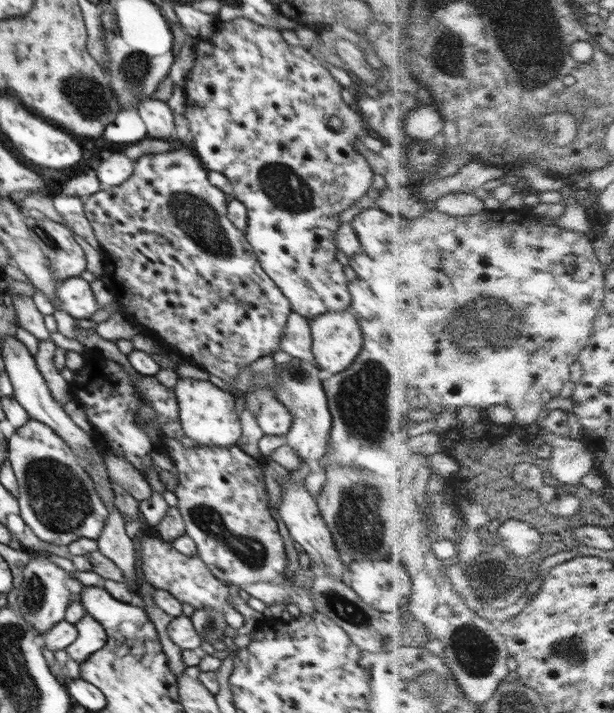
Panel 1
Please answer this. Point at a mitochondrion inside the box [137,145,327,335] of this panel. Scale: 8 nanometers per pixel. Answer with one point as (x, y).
(197, 218)

